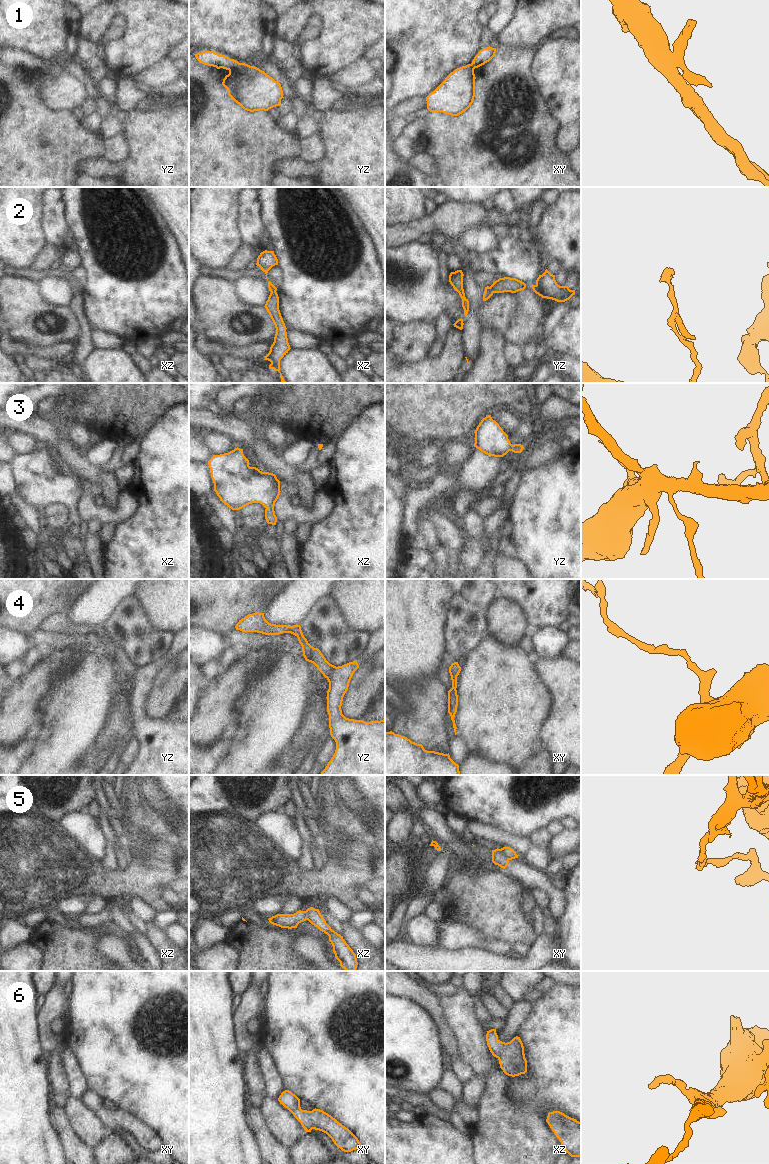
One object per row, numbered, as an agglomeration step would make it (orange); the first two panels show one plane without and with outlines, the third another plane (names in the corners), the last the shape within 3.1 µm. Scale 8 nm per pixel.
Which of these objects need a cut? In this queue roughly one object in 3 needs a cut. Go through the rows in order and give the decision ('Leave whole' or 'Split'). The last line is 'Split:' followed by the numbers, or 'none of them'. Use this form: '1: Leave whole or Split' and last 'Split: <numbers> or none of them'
1: Split
2: Leave whole
3: Leave whole
4: Leave whole
5: Split
6: Leave whole
Split: 1, 5

